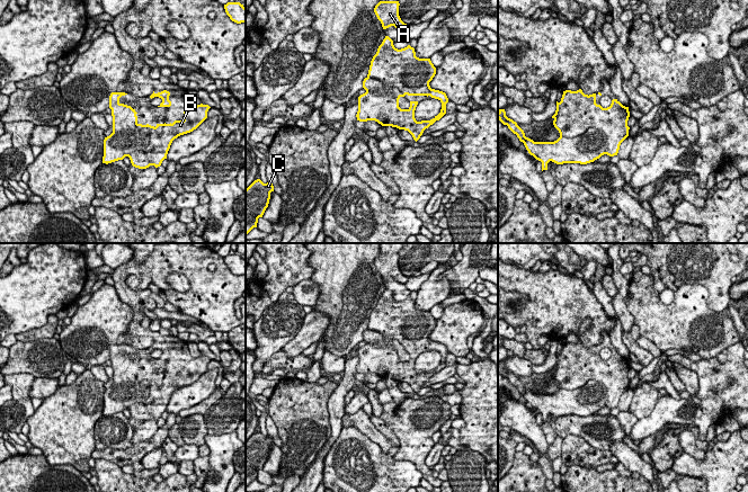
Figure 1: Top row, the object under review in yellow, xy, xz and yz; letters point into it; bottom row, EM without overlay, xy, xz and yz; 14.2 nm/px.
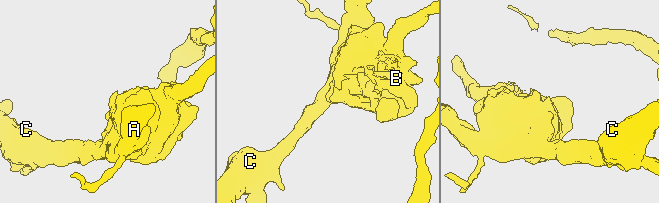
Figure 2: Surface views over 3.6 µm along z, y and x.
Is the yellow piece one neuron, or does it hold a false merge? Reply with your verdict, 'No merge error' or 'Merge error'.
Merge error

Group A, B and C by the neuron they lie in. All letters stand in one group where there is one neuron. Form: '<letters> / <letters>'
A C / B

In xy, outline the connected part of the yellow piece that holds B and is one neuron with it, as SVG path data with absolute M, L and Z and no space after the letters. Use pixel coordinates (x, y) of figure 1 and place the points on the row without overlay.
M112 345L109 348L109 360L113 368L113 385L131 384L128 388L130 393L134 397L133 404L128 408L133 419L139 421L146 421L150 418L155 420L160 419L162 413L167 411L168 403L175 391L180 387L187 386L196 382L206 370L207 364L211 360L208 357L193 358L188 347L184 348L184 372L175 373L172 376L157 376L151 378L149 376L142 377L137 375L137 368L135 361L131 358L119 355L119 350L125 348L125 345Z

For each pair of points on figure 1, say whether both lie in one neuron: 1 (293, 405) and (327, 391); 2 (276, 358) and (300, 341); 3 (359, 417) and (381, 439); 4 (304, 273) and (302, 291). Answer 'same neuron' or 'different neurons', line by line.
1: same neuron
2: different neurons
3: same neuron
4: different neurons

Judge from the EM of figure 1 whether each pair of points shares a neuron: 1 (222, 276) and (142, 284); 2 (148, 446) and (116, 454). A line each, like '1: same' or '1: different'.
1: different
2: same

